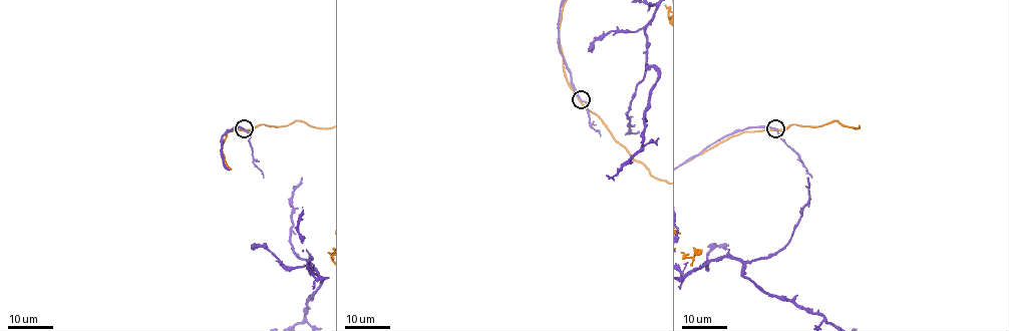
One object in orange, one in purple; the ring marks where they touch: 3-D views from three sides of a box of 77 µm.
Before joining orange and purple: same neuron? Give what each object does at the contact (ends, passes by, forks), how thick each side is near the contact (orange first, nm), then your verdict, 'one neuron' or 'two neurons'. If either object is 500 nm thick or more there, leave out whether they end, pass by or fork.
orange passes by; purple passes by; calibres 240 and 190 nm; two neurons

